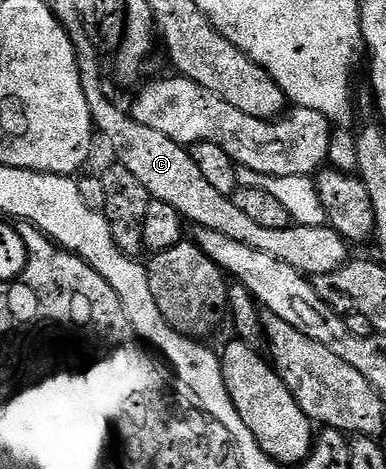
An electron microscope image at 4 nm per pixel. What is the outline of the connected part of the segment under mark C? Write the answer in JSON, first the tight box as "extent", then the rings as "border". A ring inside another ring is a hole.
{"extent":[83,67,351,277],"border":[[[94,67],[88,71],[83,89],[97,134],[101,138],[103,135],[110,142],[110,147],[118,158],[115,160],[128,169],[131,179],[140,181],[142,191],[147,196],[172,205],[172,209],[179,211],[187,224],[224,233],[224,237],[232,237],[232,241],[240,241],[240,245],[248,245],[251,249],[258,249],[260,253],[268,253],[268,257],[276,257],[276,261],[284,265],[292,265],[292,269],[301,271],[307,277],[332,273],[351,258],[351,248],[347,240],[328,225],[291,225],[284,229],[264,229],[264,225],[256,225],[252,217],[246,216],[241,209],[236,209],[231,196],[216,193],[216,189],[212,189],[212,185],[204,181],[204,175],[200,173],[200,169],[196,169],[196,163],[192,161],[189,150],[183,144],[164,137],[164,133],[156,133],[156,129],[148,129],[148,125],[140,125],[140,121],[136,121],[127,112],[125,115],[102,92],[100,68]]]}

